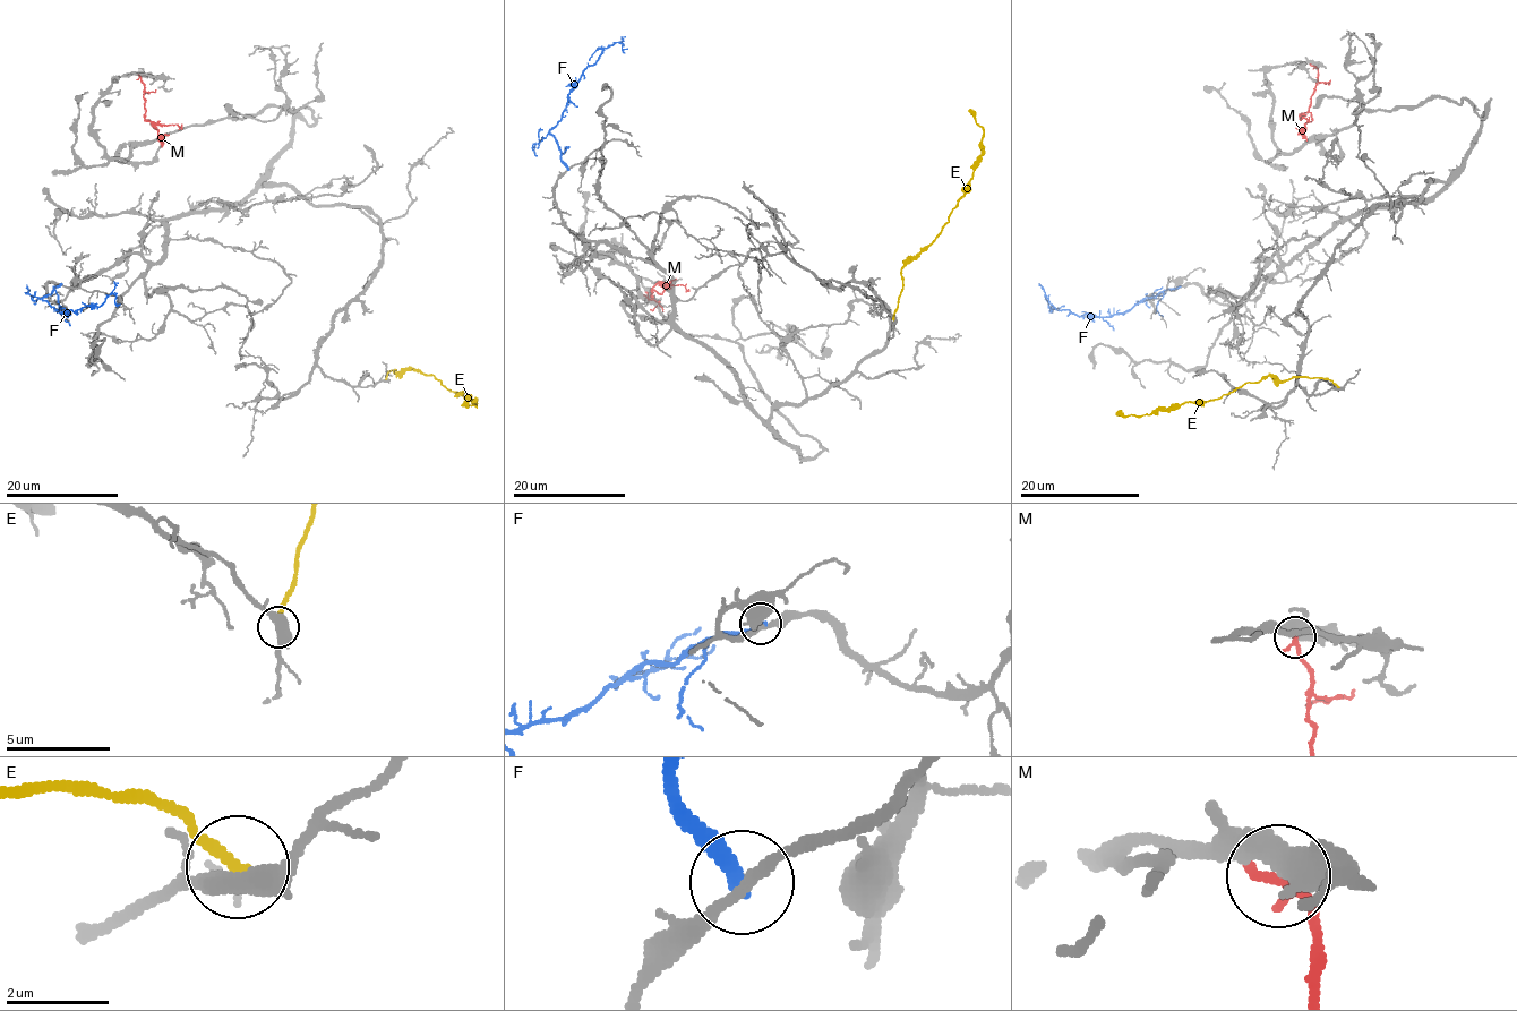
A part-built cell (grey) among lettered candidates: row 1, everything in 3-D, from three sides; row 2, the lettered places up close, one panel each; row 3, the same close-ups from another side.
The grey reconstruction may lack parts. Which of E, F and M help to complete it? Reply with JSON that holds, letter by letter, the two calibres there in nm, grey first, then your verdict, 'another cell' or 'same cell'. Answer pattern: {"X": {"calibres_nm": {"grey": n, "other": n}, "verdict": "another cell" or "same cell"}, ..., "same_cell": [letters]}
{"E": {"calibres_nm": {"grey": 480, "other": 220}, "verdict": "another cell"}, "F": {"calibres_nm": {"grey": 240, "other": 320}, "verdict": "another cell"}, "M": {"calibres_nm": {"grey": 440, "other": 280}, "verdict": "another cell"}, "same_cell": []}

